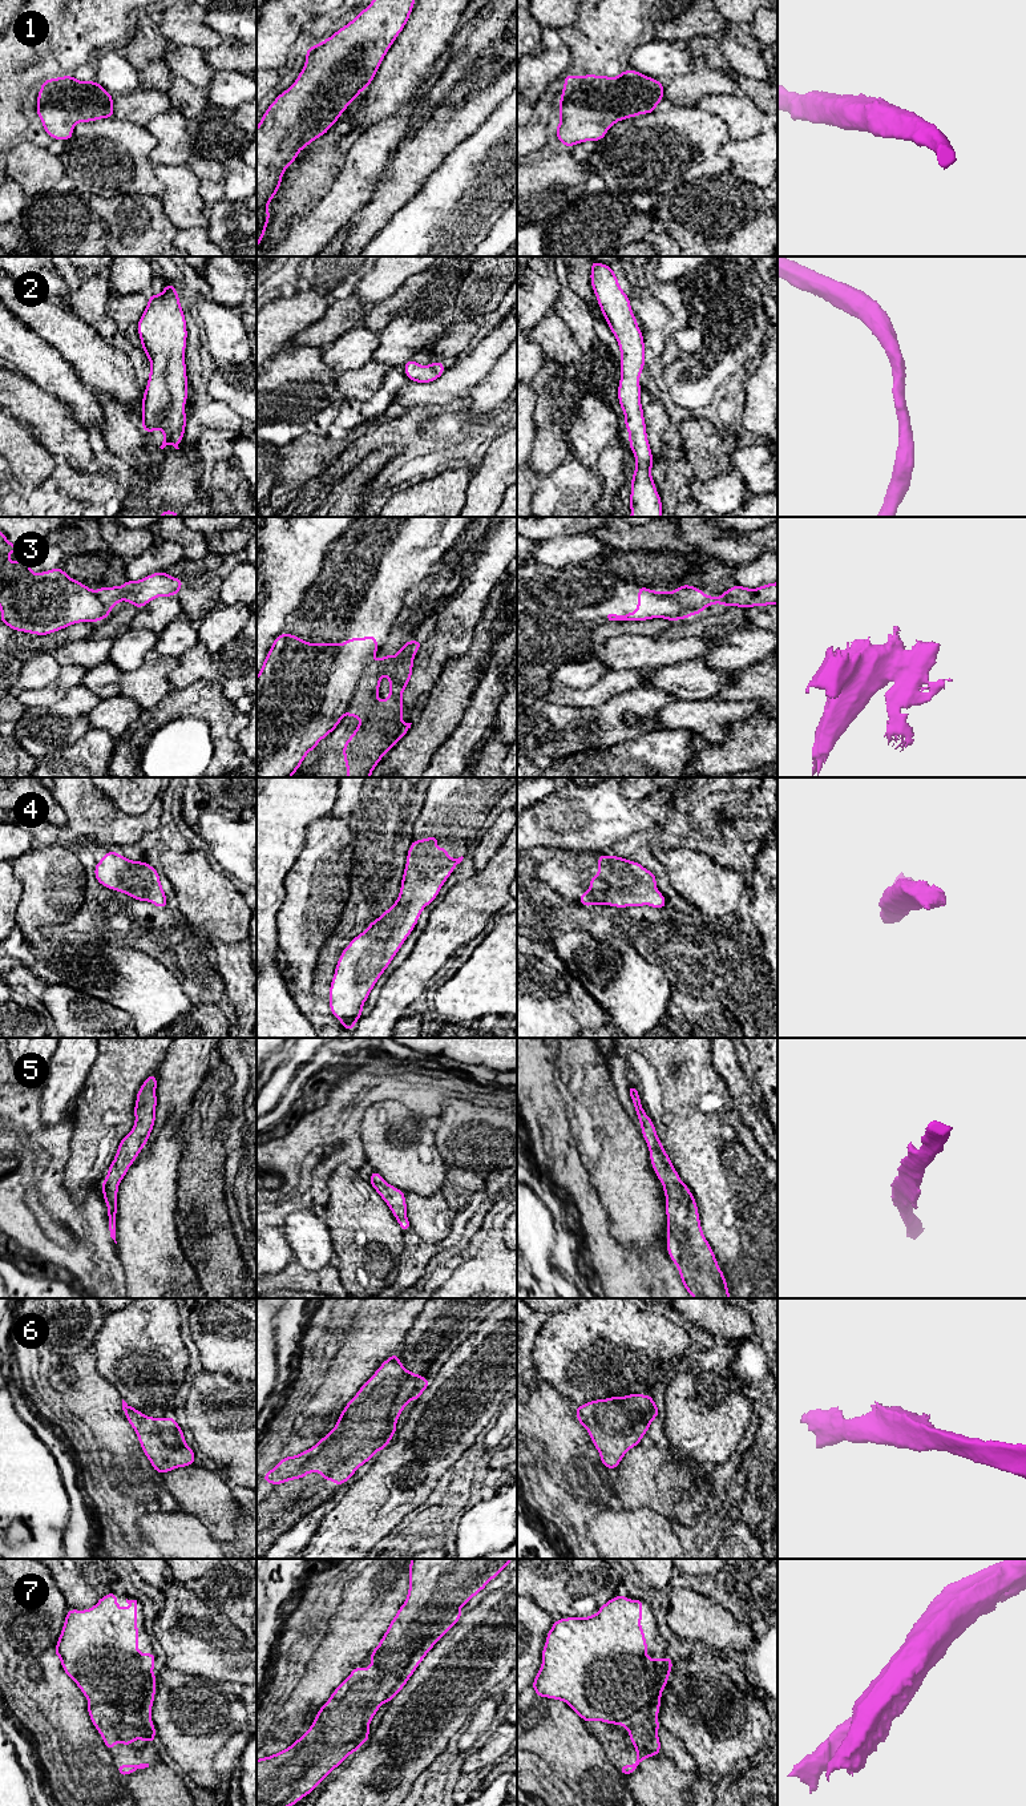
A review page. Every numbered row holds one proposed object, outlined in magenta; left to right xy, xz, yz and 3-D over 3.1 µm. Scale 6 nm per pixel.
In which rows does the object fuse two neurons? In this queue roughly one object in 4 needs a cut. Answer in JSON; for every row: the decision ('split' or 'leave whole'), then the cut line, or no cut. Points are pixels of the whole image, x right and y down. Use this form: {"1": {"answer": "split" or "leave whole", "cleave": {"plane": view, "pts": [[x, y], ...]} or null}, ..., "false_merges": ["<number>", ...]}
{"1": {"answer": "leave whole", "cleave": null}, "2": {"answer": "leave whole", "cleave": null}, "3": {"answer": "split", "cleave": {"plane": "xz", "pts": [[372, 657], [362, 674], [346, 712]]}}, "4": {"answer": "leave whole", "cleave": null}, "5": {"answer": "leave whole", "cleave": null}, "6": {"answer": "leave whole", "cleave": null}, "7": {"answer": "split", "cleave": {"plane": "xy", "pts": [[89, 1699], [137, 1713], [146, 1722], [152, 1722]]}}, "false_merges": ["3", "7"]}

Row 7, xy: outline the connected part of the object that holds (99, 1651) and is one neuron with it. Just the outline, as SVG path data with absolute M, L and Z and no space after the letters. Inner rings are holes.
M110 1592L89 1609L69 1608L53 1653L61 1658L62 1670L88 1700L110 1704L152 1724L157 1685L153 1674L155 1655L138 1652L137 1600L126 1599L126 1603L130 1607L122 1609L117 1604L117 1593Z

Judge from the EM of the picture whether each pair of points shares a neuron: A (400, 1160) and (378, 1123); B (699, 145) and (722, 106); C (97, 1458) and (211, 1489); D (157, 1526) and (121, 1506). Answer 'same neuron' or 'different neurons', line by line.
A: same neuron
B: different neurons
C: different neurons
D: different neurons

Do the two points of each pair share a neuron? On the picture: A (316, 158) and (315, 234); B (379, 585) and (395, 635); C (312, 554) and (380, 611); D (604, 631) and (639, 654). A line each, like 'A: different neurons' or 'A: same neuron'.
A: different neurons
B: different neurons
C: different neurons
D: different neurons

